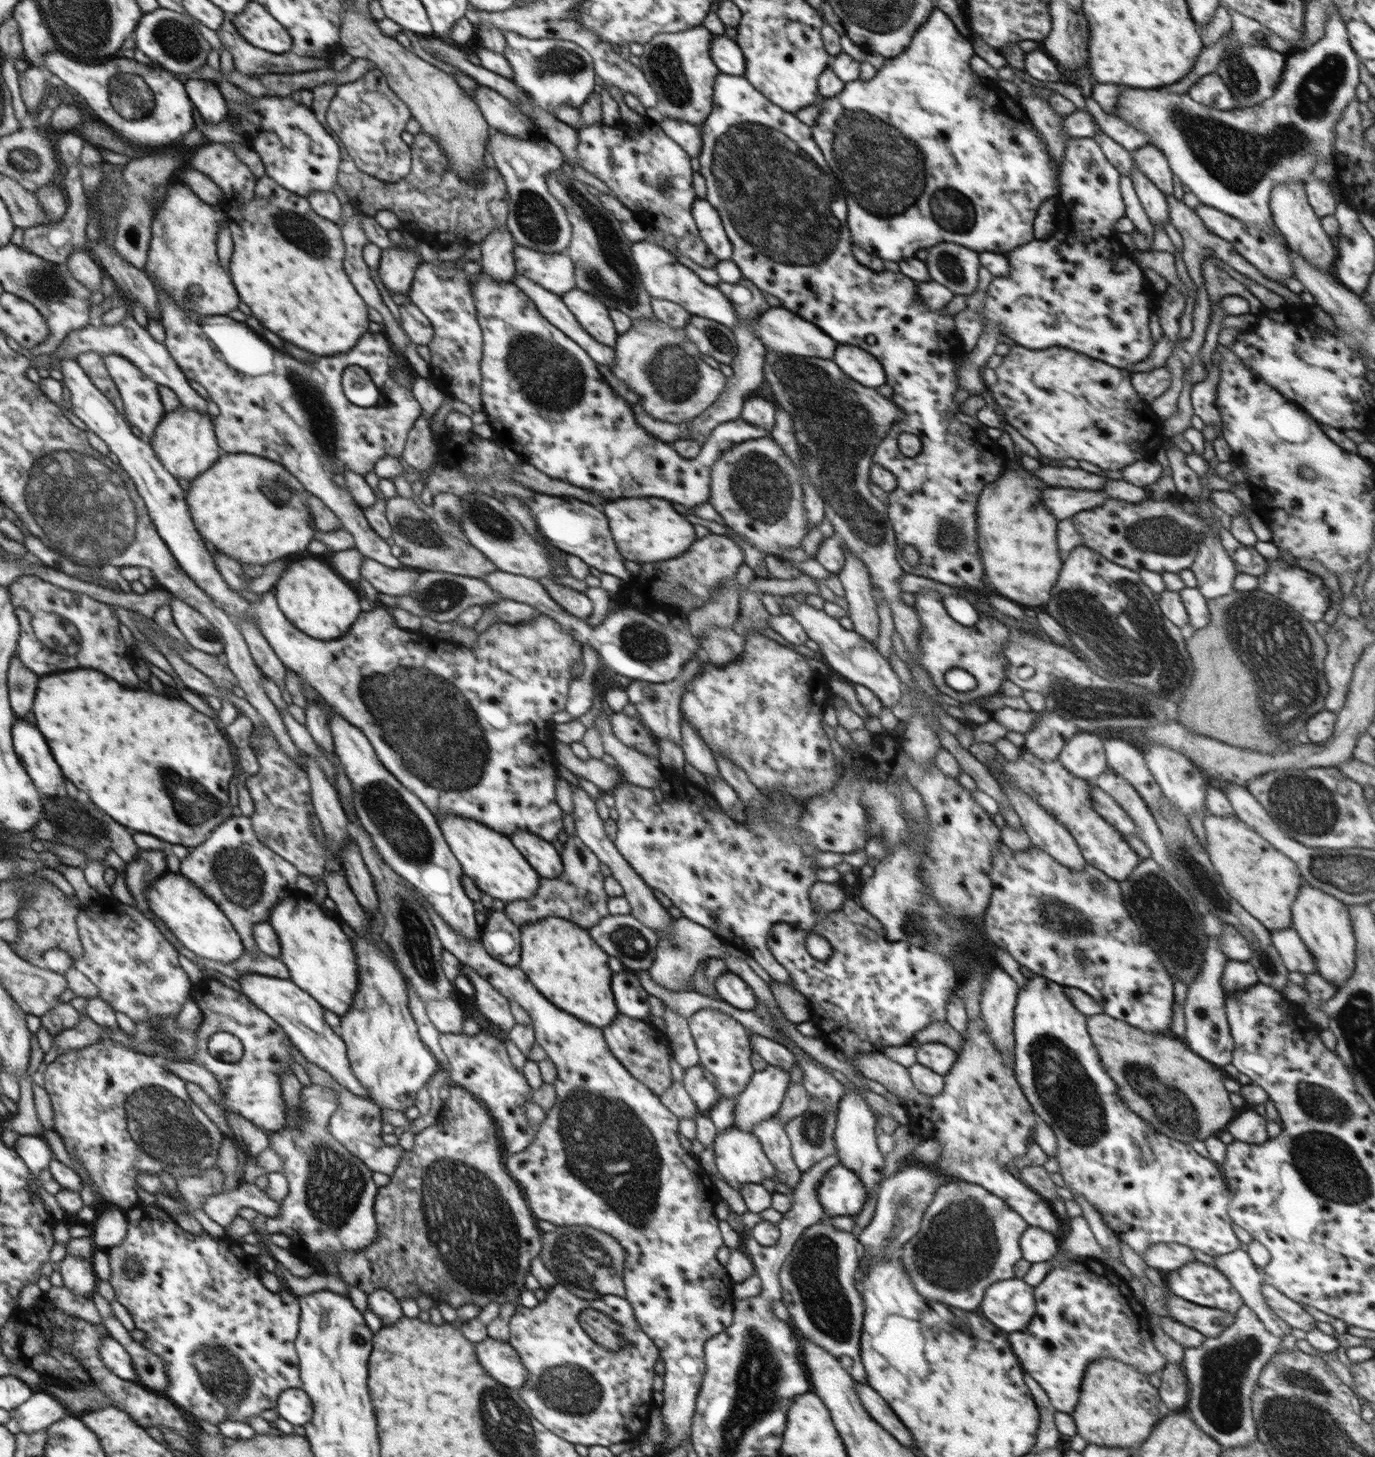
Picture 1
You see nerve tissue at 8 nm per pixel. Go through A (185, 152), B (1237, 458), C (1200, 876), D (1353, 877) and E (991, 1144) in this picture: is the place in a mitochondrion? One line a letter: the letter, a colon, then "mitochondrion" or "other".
A: other
B: other
C: mitochondrion
D: mitochondrion
E: other

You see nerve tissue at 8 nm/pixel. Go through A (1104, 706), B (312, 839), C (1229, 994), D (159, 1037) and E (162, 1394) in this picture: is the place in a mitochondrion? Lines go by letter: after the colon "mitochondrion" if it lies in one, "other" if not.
A: mitochondrion
B: other
C: other
D: mitochondrion
E: other

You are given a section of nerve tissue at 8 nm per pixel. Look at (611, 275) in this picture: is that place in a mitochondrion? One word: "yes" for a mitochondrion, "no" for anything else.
yes

